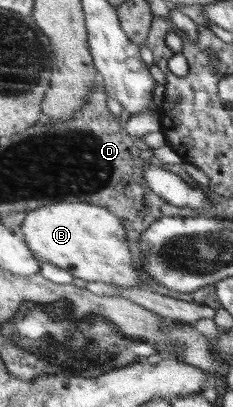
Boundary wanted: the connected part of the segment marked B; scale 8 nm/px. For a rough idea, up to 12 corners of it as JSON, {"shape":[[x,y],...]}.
{"shape":[[85,202],[29,212],[40,263],[141,286],[119,218]]}

